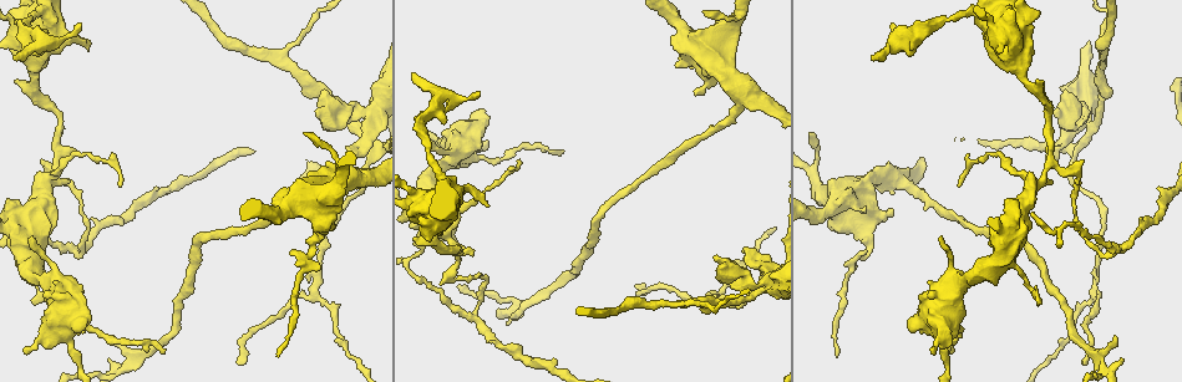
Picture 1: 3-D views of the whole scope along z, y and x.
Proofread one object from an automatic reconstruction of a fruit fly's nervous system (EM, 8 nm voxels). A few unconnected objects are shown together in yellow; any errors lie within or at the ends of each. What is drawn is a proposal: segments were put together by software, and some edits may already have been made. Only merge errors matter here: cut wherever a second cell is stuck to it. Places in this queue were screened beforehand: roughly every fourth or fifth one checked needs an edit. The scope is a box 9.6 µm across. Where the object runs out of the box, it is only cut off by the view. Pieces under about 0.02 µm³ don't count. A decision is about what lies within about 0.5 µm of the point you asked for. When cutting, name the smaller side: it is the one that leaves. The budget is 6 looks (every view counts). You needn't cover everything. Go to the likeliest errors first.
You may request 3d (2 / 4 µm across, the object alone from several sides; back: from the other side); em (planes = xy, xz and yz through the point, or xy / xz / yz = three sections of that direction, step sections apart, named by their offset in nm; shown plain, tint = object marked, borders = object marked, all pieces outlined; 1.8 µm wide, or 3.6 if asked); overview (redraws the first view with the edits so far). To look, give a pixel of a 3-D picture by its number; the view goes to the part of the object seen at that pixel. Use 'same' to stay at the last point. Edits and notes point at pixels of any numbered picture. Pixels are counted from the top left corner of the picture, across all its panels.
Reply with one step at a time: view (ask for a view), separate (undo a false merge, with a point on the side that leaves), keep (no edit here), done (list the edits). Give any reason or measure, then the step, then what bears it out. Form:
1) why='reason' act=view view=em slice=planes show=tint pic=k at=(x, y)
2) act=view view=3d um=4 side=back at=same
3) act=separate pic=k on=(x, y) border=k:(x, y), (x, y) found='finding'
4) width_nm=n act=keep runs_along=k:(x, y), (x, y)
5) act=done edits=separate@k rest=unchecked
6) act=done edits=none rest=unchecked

why='arms part here' act=view view=em slice=planes show=tint pic=1 at=(73, 251)

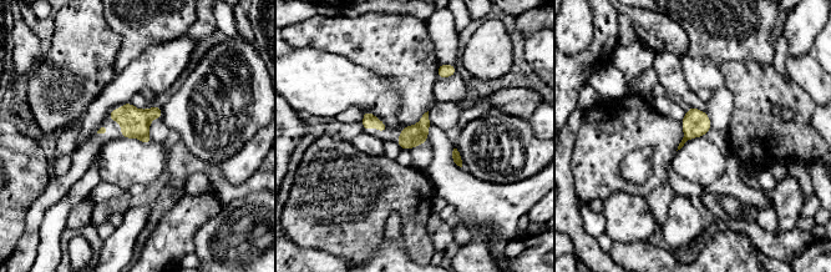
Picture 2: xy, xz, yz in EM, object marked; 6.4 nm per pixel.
act=separate pic=2 on=(411, 136) found='a second cell is stuck on'

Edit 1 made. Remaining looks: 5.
act=view view=overview

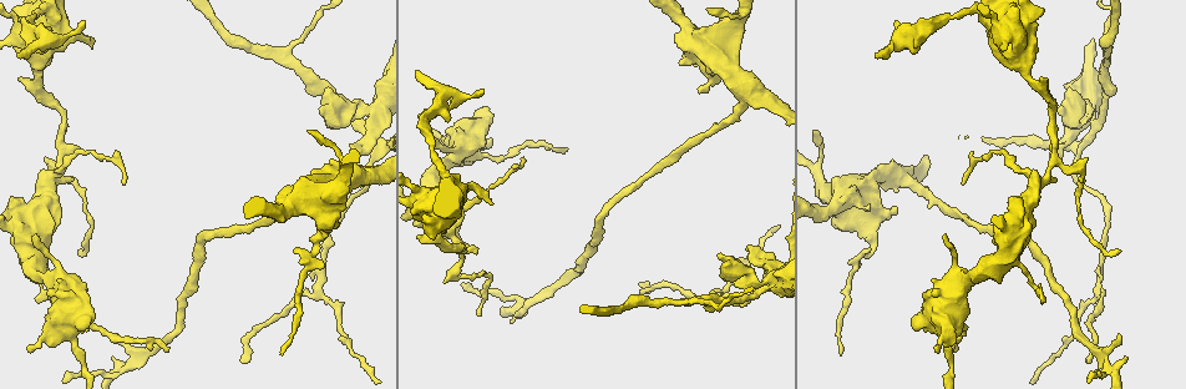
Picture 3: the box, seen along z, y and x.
why='abrupt turn' act=view view=em um=3.6 slice=planes show=borders pic=3 at=(308, 191)

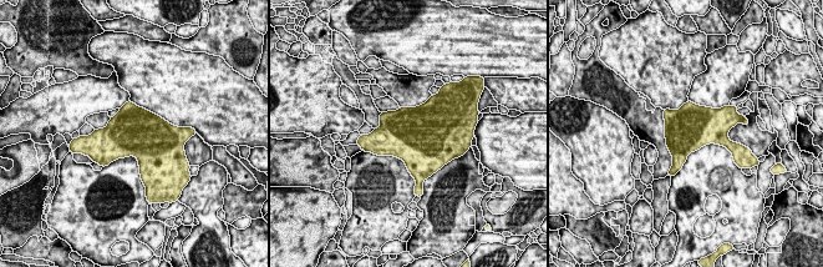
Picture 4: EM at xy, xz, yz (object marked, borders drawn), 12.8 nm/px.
act=keep found='all the same cell'

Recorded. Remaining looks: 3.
why='arms part here' act=view view=em slice=planes show=borders pic=3 at=(718, 289)

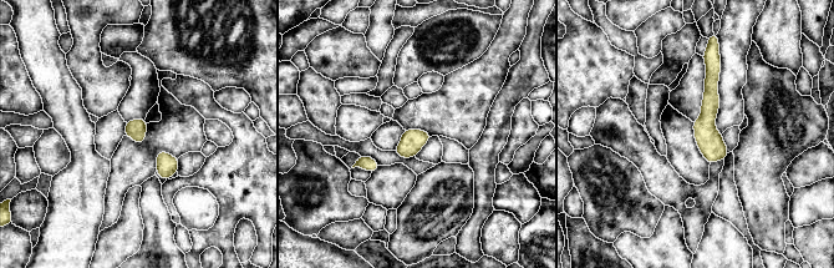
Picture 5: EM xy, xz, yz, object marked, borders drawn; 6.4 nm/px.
act=keep runs_along=5:(710, 57), (711, 160) found='all the same cell'

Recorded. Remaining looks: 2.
act=done edits=separate@2 rest=unchecked

